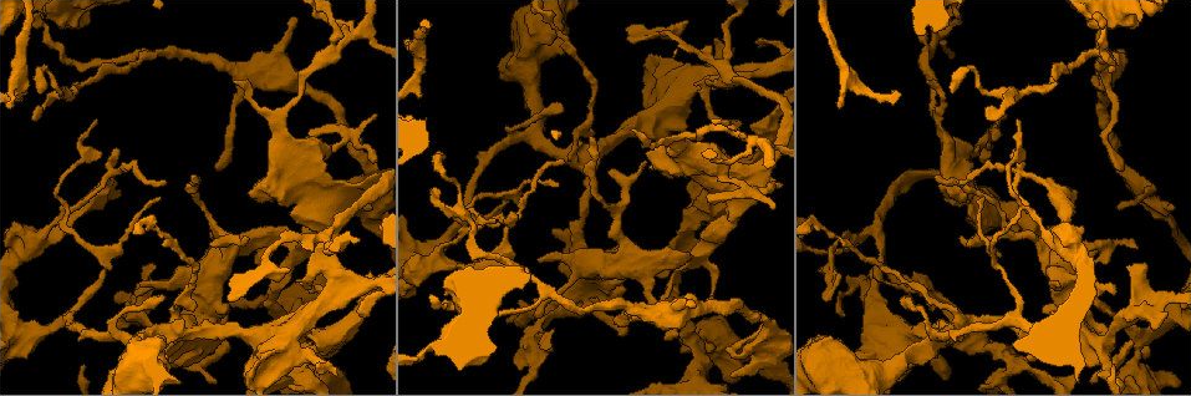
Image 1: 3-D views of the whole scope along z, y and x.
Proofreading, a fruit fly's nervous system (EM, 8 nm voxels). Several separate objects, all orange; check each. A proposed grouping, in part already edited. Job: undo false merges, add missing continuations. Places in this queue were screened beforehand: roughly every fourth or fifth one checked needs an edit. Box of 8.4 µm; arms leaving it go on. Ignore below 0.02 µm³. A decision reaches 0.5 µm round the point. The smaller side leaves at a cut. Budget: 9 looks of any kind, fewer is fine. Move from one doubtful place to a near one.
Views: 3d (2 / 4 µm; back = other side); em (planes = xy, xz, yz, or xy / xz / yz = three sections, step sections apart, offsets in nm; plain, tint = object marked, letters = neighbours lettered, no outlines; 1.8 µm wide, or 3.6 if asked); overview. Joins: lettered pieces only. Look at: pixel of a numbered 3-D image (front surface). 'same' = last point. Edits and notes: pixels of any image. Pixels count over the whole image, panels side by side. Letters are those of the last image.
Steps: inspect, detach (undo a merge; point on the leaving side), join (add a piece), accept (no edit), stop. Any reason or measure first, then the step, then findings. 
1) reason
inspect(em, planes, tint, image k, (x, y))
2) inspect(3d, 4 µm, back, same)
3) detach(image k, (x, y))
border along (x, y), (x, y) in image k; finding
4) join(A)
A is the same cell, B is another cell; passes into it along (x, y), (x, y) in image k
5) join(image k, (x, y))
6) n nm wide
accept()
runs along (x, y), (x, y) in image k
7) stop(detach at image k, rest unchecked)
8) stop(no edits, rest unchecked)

branch stops here
inspect(3d, 2 µm, image 1, (738, 340))

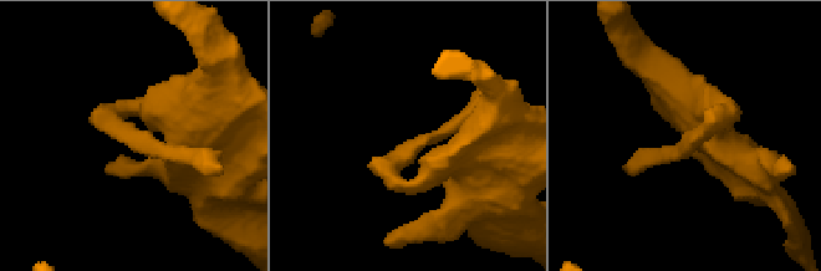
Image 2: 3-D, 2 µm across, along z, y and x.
inspect(em, 3.6 µm, planes, letters, image 2, (133, 147))

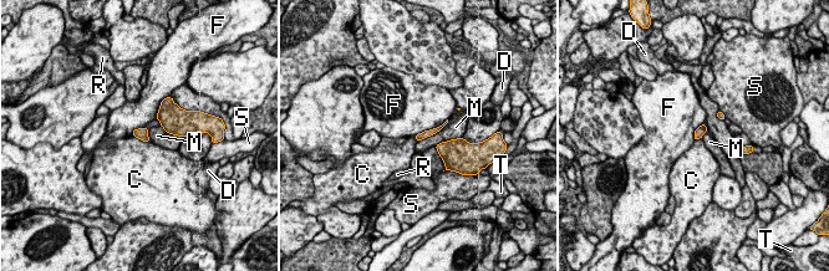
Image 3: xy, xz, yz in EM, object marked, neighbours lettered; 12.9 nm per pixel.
accept()
C, D, F, M, R, S and T are other cells; runs along (438, 128), (417, 137) in image 3; no lettered piece goes on from it

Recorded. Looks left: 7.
three arms meet
inspect(em, yz, step 4, letters, image 1, (687, 260))

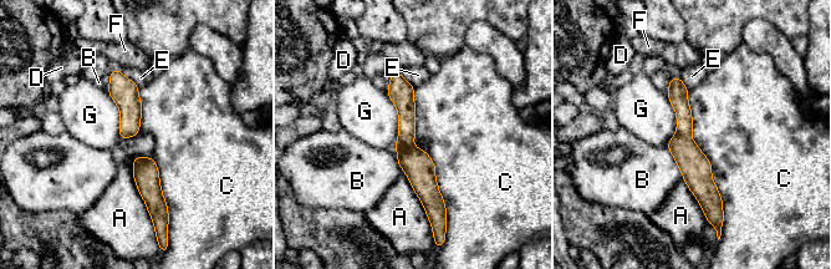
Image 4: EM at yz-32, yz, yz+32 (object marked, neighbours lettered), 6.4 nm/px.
detach(image 4, (679, 99))
A, B, C, D, E, F and G are other cells; a second cell is stuck on

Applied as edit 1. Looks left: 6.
inspect(em, xz, step 16, tint, image 1, (330, 284))

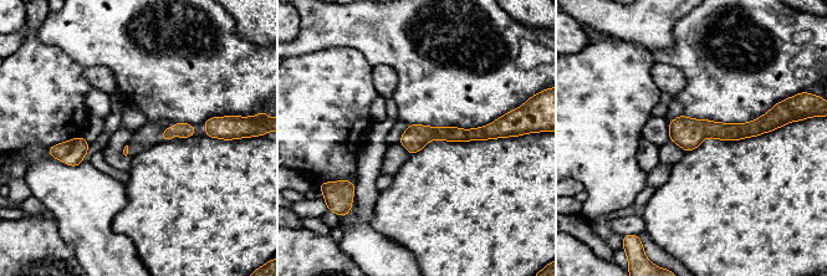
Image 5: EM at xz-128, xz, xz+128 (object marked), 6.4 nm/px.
cut it another way
inspect(em, planes, letters, same)

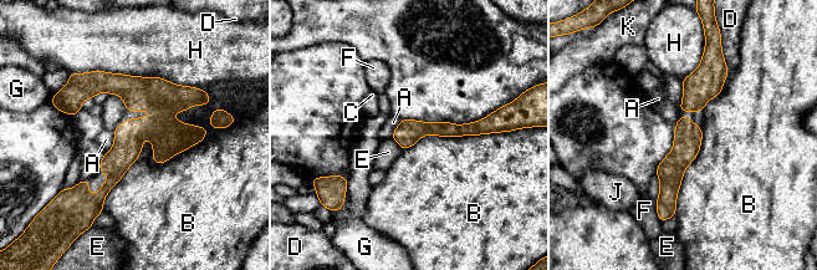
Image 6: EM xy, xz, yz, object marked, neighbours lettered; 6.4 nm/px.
B touches over 1000 nm
accept()
A, B, C, D, E, F, G, H, J and K are other cells; continuous, no second cell

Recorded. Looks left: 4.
thick turns thin
inspect(em, 3.6 µm, planes, letters, image 1, (752, 139))

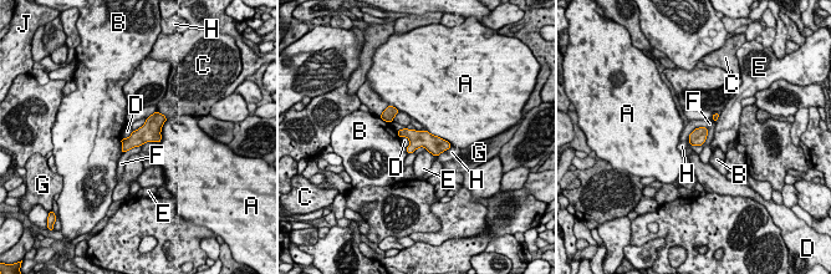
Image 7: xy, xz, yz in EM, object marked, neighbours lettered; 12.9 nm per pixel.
accept()
A, B, C, D, E, F, G, H and J are other cells; border along (707, 127), (707, 138), (692, 146) in image 7; all the same cell

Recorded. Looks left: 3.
stop(detach at image 4, rest unchecked)

